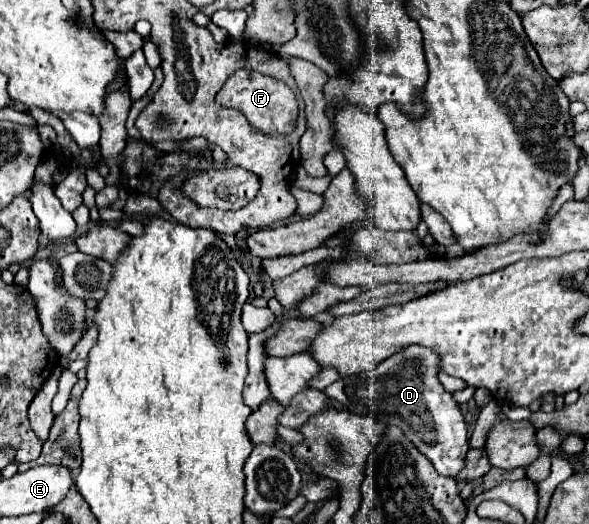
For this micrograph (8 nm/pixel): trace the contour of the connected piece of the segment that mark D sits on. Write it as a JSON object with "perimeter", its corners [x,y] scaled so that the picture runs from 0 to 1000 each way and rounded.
{"perimeter":[[[696,658],[676,670],[676,677],[652,685],[632,708],[581,719],[577,727],[557,735],[550,750],[577,765],[594,784],[618,788],[659,815],[679,815],[703,853],[730,876],[747,906],[771,910],[788,891],[795,823],[781,773],[771,765],[767,750],[750,739],[744,712],[744,677],[737,677],[730,662]]]}

